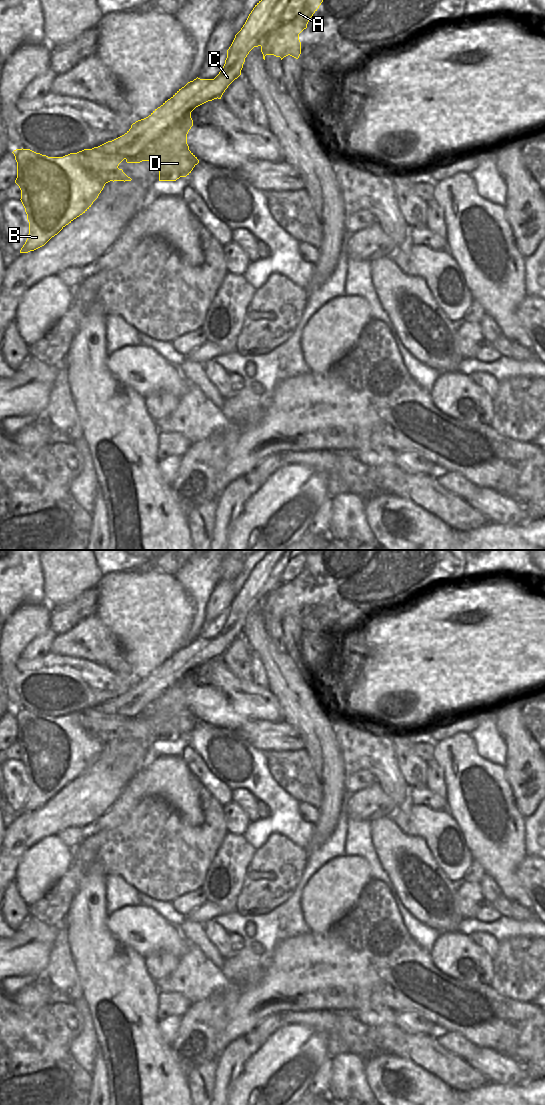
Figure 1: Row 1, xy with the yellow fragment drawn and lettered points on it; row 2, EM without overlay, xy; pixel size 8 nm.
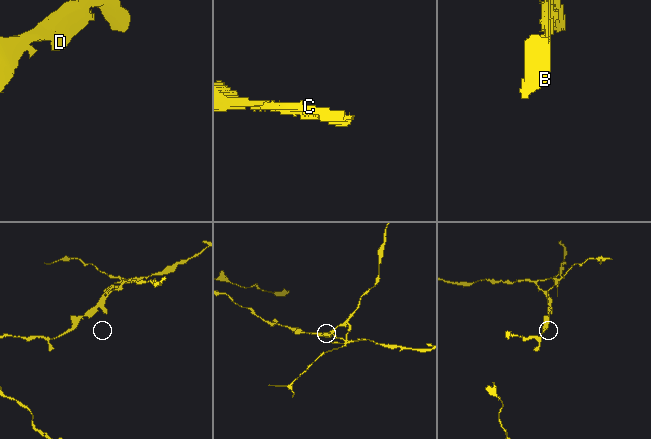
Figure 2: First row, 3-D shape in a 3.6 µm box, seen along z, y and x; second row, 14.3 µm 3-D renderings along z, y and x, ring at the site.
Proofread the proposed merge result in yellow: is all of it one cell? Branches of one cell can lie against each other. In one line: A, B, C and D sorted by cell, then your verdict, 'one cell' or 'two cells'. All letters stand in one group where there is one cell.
A / B C D; two cells

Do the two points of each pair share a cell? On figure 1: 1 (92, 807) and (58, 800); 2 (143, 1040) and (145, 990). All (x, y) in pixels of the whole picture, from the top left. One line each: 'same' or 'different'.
1: same
2: same

